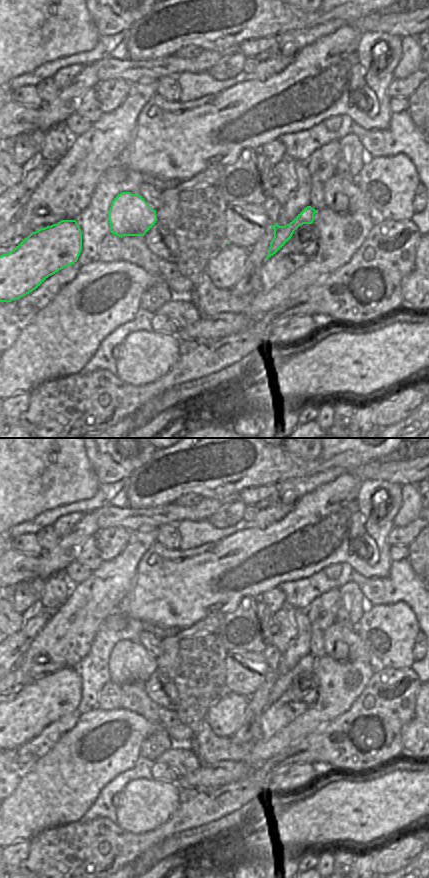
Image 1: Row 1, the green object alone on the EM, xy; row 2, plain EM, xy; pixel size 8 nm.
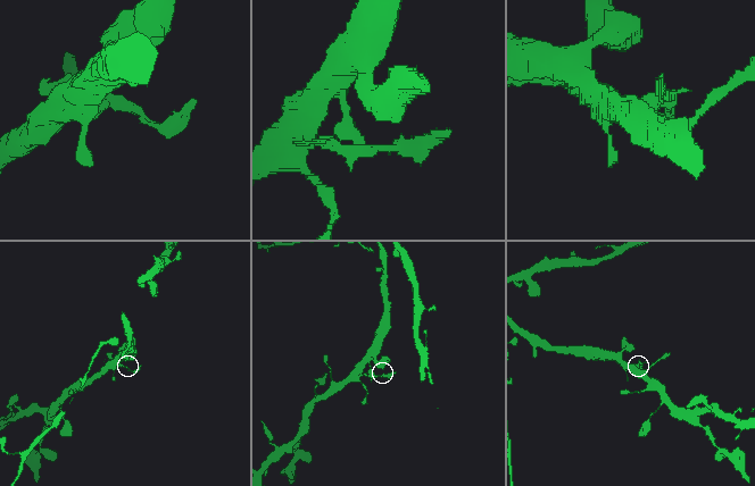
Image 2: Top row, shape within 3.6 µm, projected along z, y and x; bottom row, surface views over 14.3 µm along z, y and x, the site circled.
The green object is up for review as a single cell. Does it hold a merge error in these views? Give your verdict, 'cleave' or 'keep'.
cleave

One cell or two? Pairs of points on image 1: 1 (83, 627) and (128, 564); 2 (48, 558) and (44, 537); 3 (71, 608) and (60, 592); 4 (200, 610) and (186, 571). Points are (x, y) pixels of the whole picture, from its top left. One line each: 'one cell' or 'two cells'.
1: one cell
2: two cells
3: two cells
4: one cell

